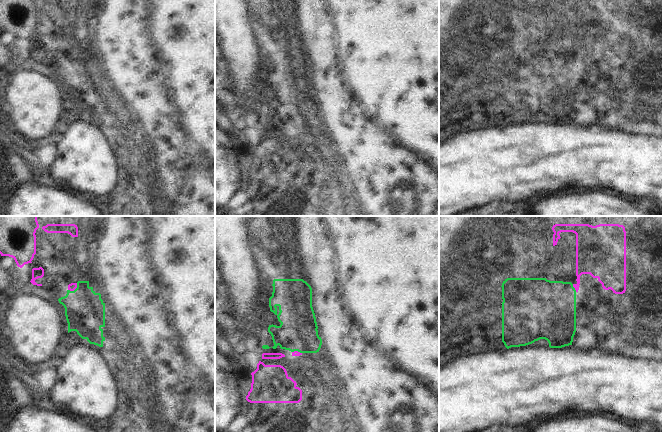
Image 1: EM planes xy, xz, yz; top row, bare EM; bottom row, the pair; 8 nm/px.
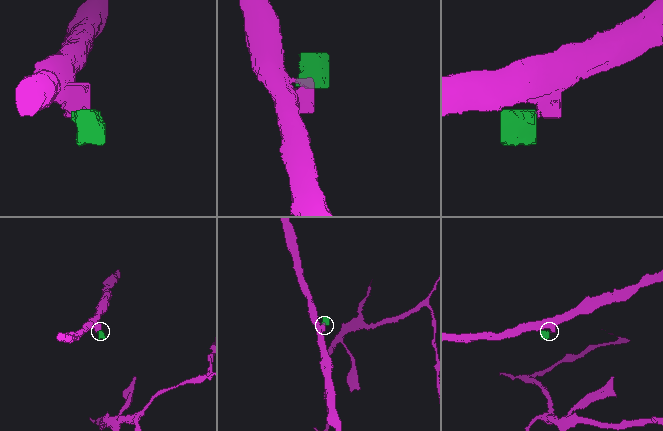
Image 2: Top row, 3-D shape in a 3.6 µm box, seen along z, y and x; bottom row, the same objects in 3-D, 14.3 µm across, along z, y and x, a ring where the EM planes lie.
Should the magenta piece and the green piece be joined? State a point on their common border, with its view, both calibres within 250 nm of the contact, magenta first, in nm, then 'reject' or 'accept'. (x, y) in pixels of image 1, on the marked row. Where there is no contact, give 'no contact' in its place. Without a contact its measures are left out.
xy (74, 289) | 60/320 nm | reject

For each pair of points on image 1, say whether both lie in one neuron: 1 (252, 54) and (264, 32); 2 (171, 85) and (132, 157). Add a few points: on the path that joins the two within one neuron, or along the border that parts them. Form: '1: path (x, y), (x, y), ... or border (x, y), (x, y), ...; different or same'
1: border (249, 23), (256, 44), (270, 51); different
2: path (171, 106), (171, 130), (153, 148); same

